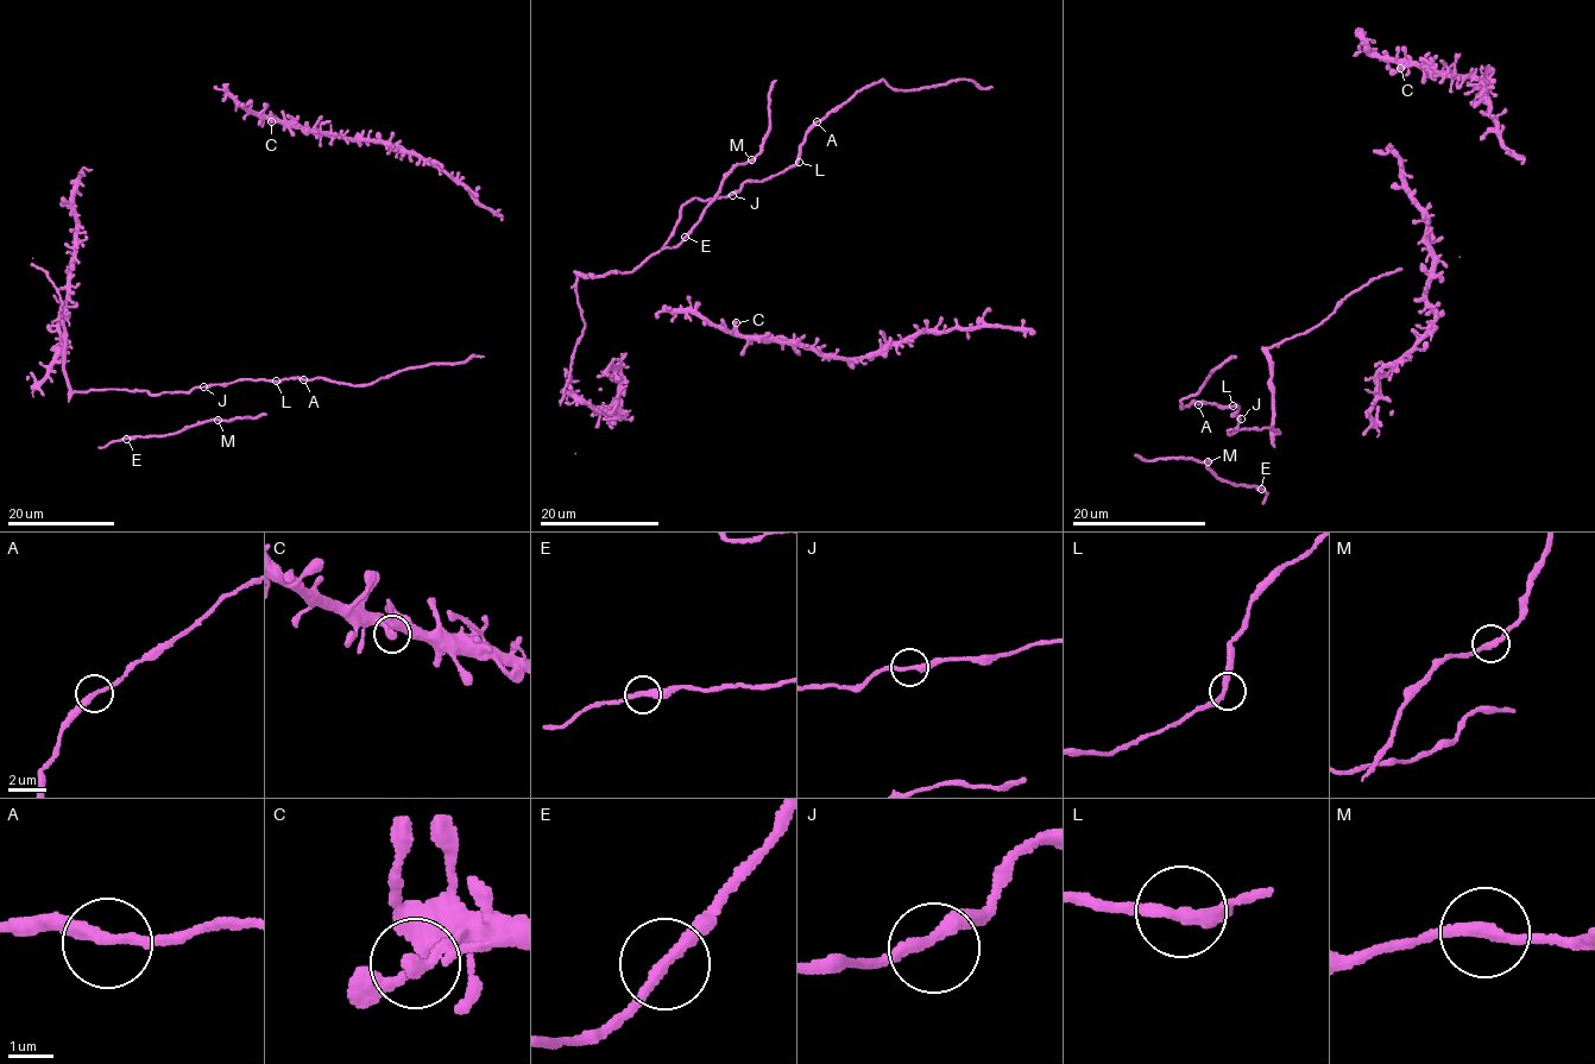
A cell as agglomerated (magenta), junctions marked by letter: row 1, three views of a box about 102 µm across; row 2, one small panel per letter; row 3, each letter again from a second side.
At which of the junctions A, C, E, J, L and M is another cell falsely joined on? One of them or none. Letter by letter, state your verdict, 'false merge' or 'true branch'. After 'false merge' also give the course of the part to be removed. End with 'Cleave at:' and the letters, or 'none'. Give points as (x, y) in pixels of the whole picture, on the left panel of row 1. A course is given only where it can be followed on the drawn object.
A: true branch
C: true branch
E: true branch
J: true branch
L: true branch
M: true branch
Cleave at: none

